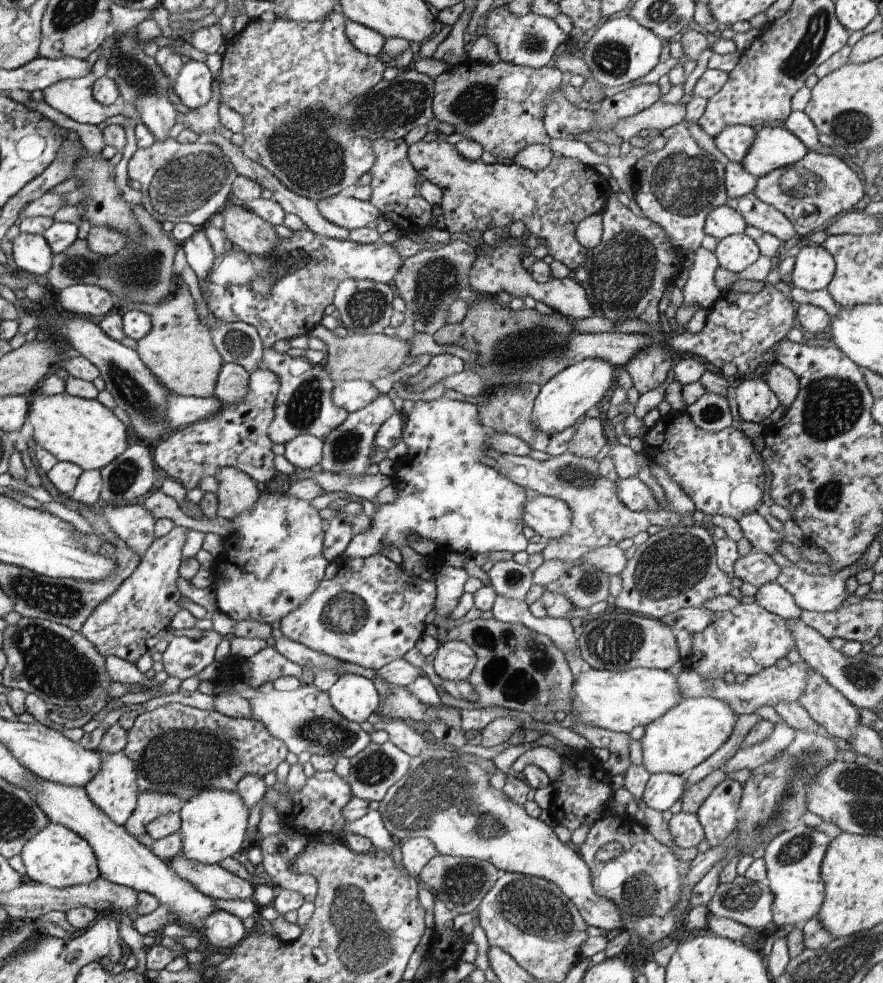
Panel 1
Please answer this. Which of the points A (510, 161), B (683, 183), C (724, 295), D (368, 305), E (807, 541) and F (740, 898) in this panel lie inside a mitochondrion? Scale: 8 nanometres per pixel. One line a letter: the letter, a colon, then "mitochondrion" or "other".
A: other
B: mitochondrion
C: other
D: mitochondrion
E: other
F: mitochondrion

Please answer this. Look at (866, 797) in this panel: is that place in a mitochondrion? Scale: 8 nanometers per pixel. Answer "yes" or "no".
yes

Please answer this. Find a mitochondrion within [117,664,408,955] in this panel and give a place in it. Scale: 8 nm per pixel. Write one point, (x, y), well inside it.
(173, 760)

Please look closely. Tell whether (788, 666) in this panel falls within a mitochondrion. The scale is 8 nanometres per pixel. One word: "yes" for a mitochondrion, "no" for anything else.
no

